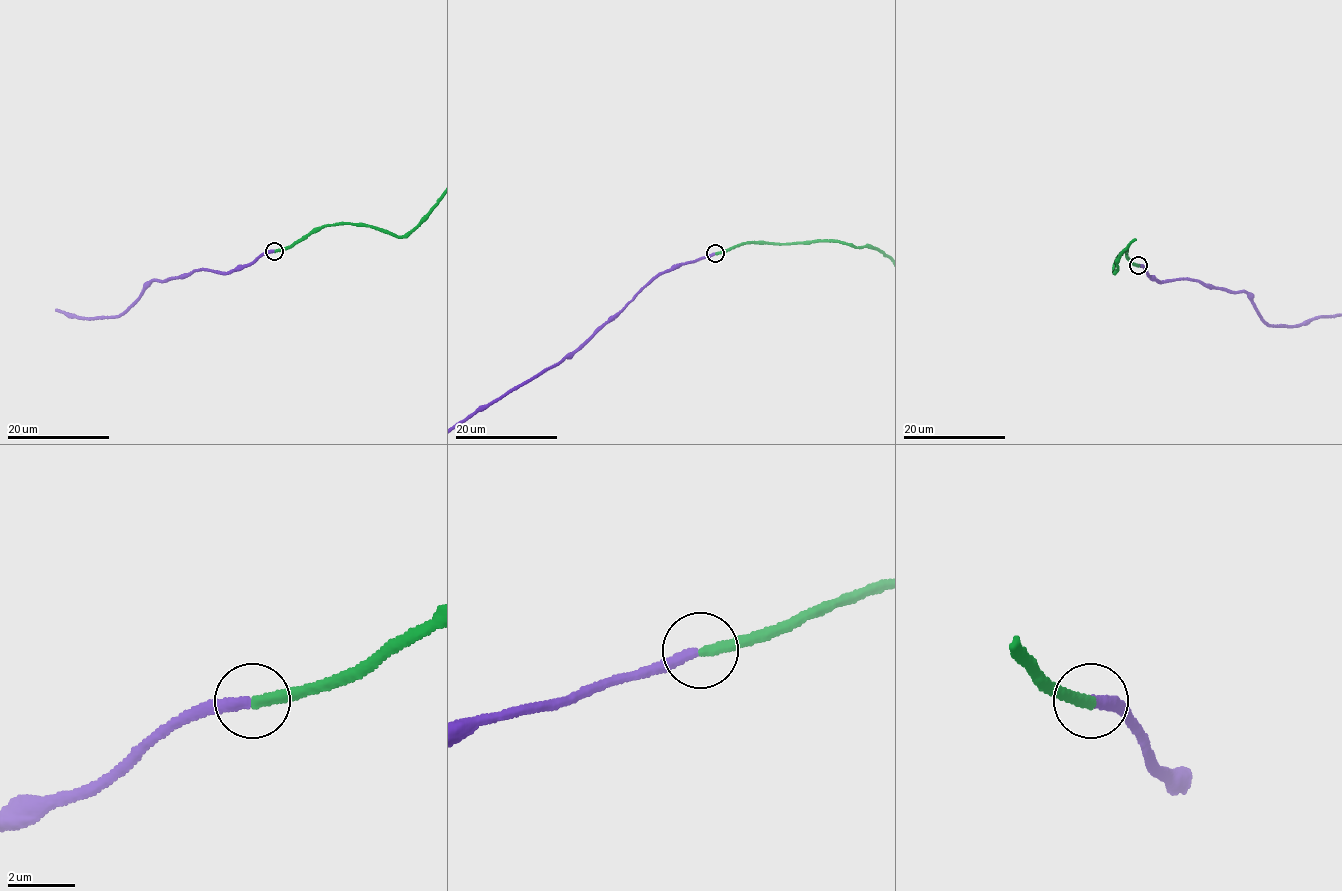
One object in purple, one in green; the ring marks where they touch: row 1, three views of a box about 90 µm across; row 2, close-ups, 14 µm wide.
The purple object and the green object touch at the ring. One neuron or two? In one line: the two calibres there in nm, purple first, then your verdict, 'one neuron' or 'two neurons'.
320/320 nm | one neuron

